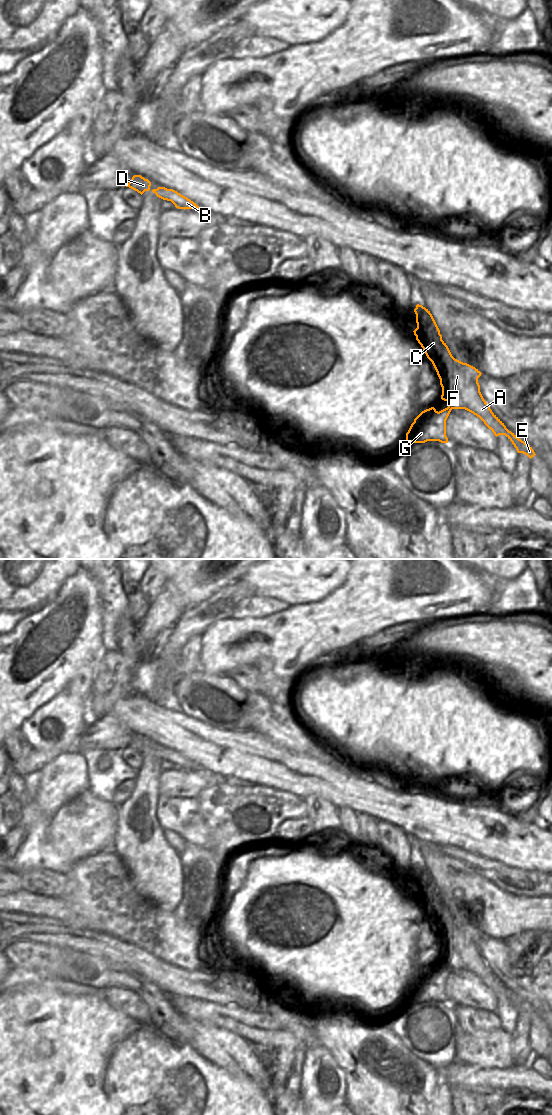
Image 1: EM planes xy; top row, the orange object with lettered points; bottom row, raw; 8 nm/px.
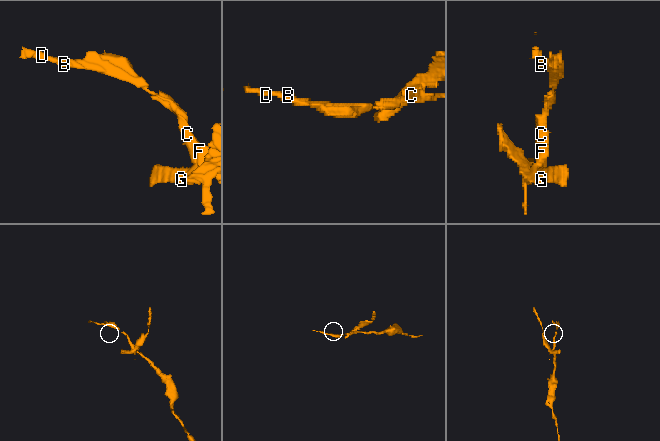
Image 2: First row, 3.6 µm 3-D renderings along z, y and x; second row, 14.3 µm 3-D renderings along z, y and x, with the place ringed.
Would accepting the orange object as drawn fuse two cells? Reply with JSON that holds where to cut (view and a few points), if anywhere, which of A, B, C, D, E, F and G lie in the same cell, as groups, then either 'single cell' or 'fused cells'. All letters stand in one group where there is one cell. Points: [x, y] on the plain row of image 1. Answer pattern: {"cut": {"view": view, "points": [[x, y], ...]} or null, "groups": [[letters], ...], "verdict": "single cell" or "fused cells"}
{"cut": {"view": "xy", "points": [[448, 966], [452, 968]]}, "groups": [["A", "B", "C", "D", "E", "F"], ["G"]], "verdict": "fused cells"}

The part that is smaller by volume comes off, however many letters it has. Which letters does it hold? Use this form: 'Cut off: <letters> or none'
Cut off: G

